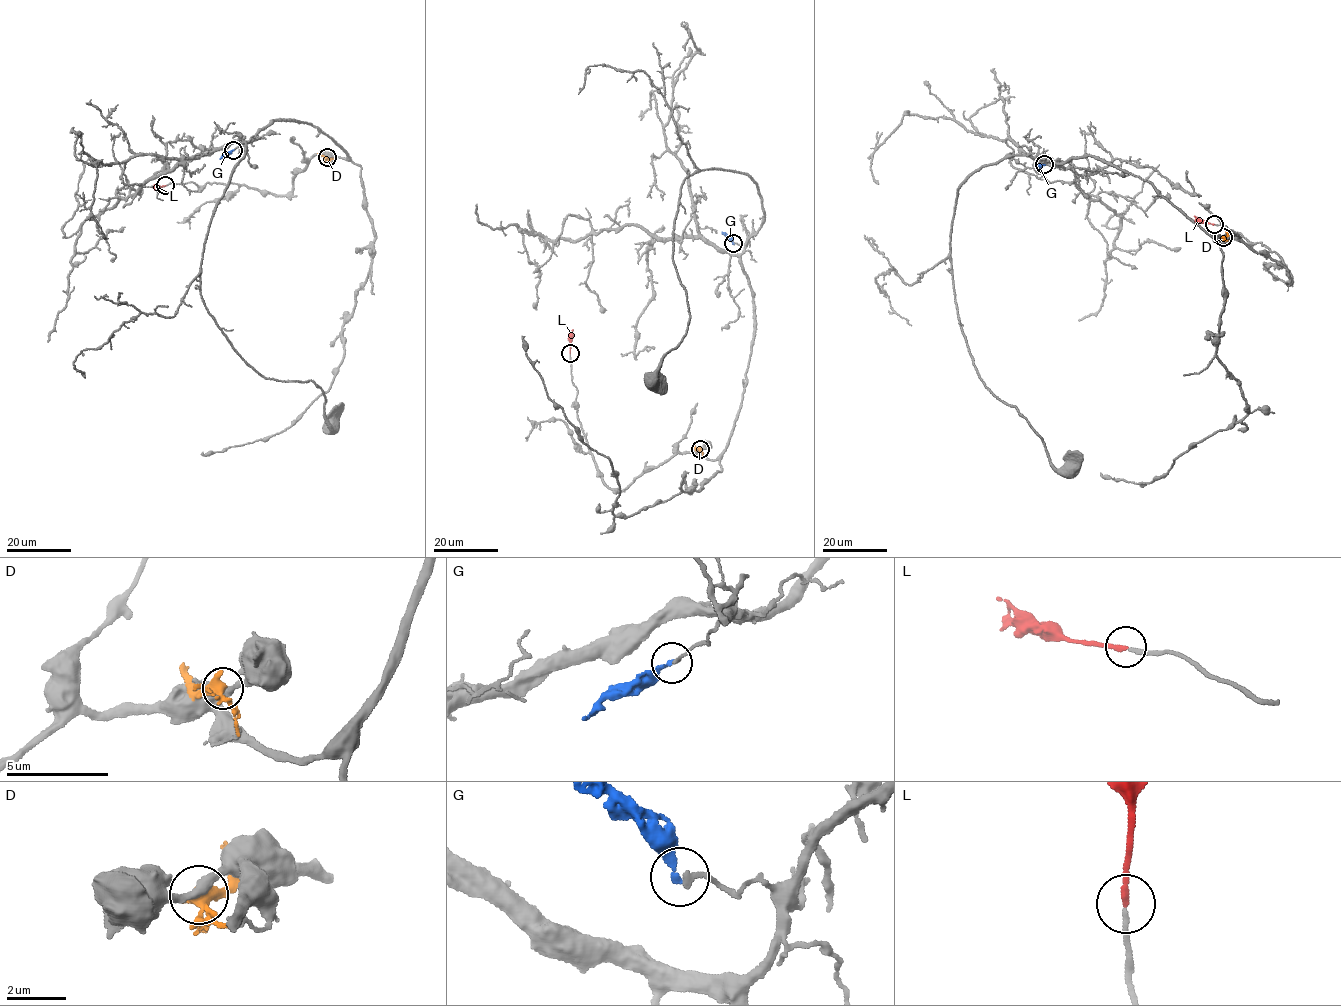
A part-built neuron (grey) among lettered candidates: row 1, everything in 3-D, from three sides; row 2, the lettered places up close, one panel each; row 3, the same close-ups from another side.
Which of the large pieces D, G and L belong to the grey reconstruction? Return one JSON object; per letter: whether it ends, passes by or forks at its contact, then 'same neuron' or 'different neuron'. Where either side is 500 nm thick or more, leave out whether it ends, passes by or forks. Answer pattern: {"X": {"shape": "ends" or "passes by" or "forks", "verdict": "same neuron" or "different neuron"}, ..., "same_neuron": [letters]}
{"D": {"shape": "forks", "verdict": "different neuron"}, "G": {"shape": "ends", "verdict": "different neuron"}, "L": {"shape": "ends", "verdict": "same neuron"}, "same_neuron": ["L"]}

